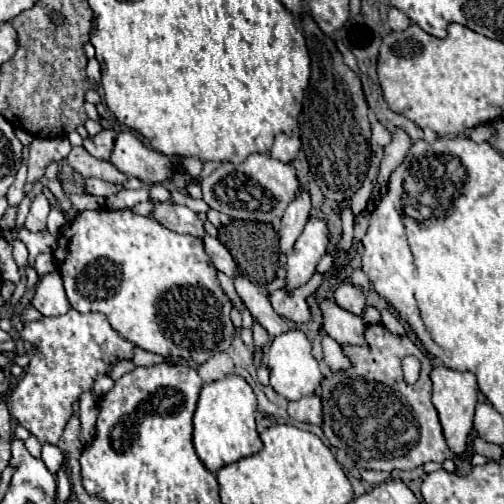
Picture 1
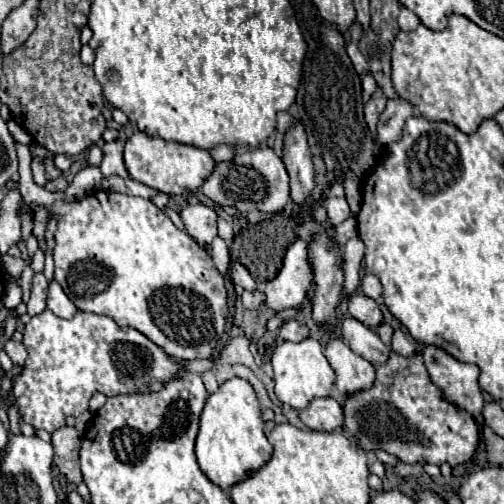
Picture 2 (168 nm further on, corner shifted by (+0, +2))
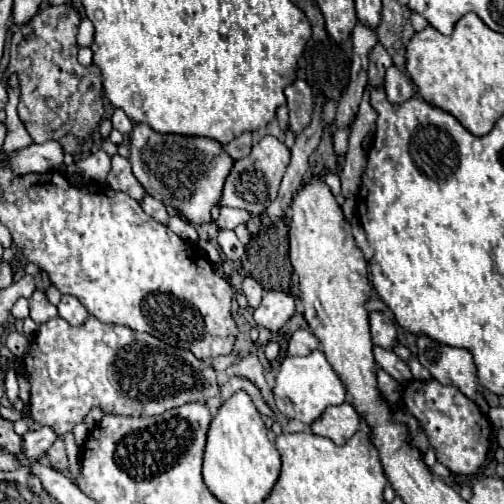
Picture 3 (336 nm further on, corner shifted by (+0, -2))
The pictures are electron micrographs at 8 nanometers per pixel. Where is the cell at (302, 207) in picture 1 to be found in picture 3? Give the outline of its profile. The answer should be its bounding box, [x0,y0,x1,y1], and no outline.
[284,80,314,138]

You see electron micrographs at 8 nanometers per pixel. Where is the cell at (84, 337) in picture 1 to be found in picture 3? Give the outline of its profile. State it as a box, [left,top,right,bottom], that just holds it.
[24,316,218,436]

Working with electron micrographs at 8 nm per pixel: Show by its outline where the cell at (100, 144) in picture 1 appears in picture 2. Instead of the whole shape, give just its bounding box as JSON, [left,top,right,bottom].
[100,140,130,178]

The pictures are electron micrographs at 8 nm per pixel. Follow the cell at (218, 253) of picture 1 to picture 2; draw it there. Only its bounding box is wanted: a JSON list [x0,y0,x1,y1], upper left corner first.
[230,262,258,292]

